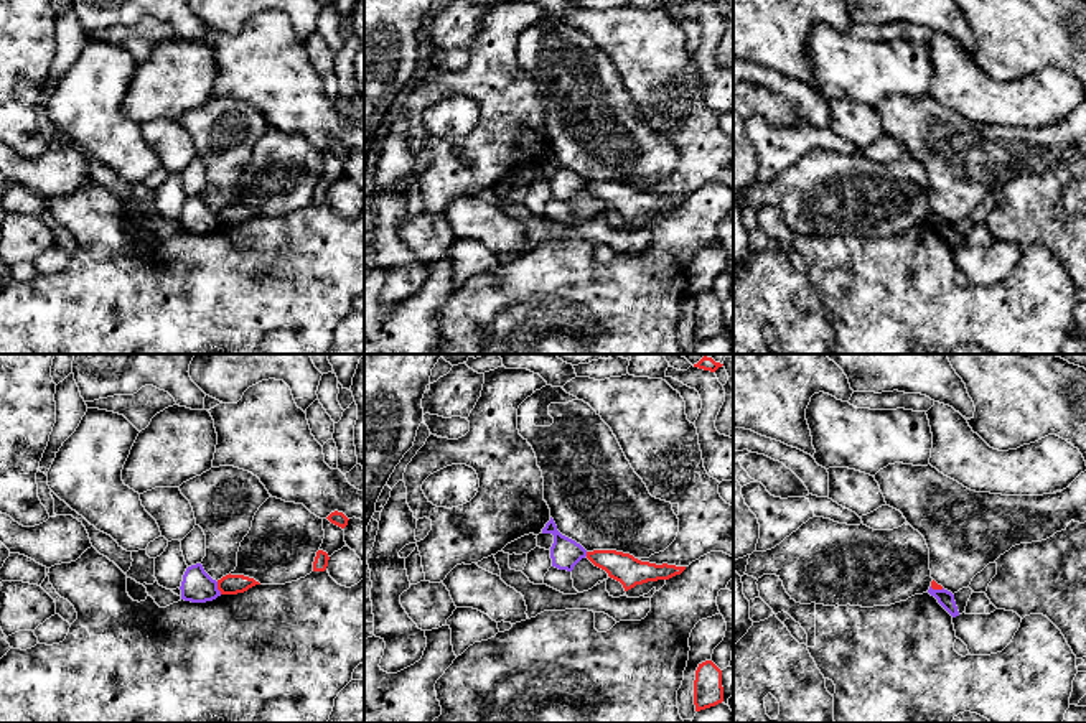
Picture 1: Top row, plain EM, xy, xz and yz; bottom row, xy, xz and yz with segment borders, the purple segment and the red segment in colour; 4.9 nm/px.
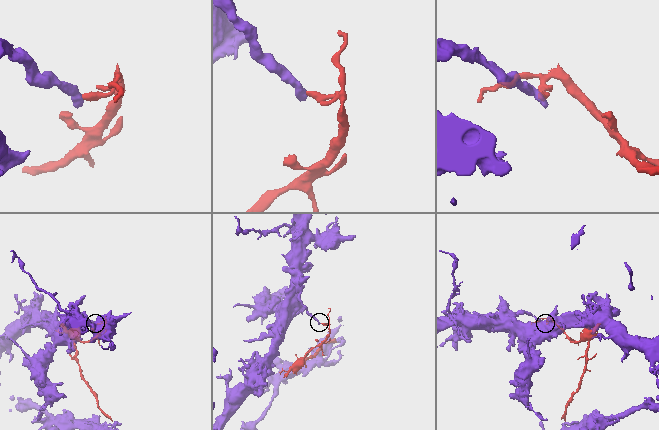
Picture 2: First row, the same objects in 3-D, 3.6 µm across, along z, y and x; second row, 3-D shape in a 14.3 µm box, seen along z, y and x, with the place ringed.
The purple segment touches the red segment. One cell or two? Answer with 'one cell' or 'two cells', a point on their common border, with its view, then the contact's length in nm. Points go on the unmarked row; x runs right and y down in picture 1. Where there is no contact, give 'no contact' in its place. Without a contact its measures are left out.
two cells; contact xy (216, 219); length 70 nm

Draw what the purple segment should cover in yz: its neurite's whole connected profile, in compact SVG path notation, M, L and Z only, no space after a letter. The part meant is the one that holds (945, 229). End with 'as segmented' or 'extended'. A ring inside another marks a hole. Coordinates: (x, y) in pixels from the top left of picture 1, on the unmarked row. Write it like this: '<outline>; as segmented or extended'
M929 217L928 224L931 227L934 227L938 231L938 234L953 247L959 247L959 242L957 242L957 237L956 237L956 232L954 232L954 226L948 221L933 221Z; as segmented

